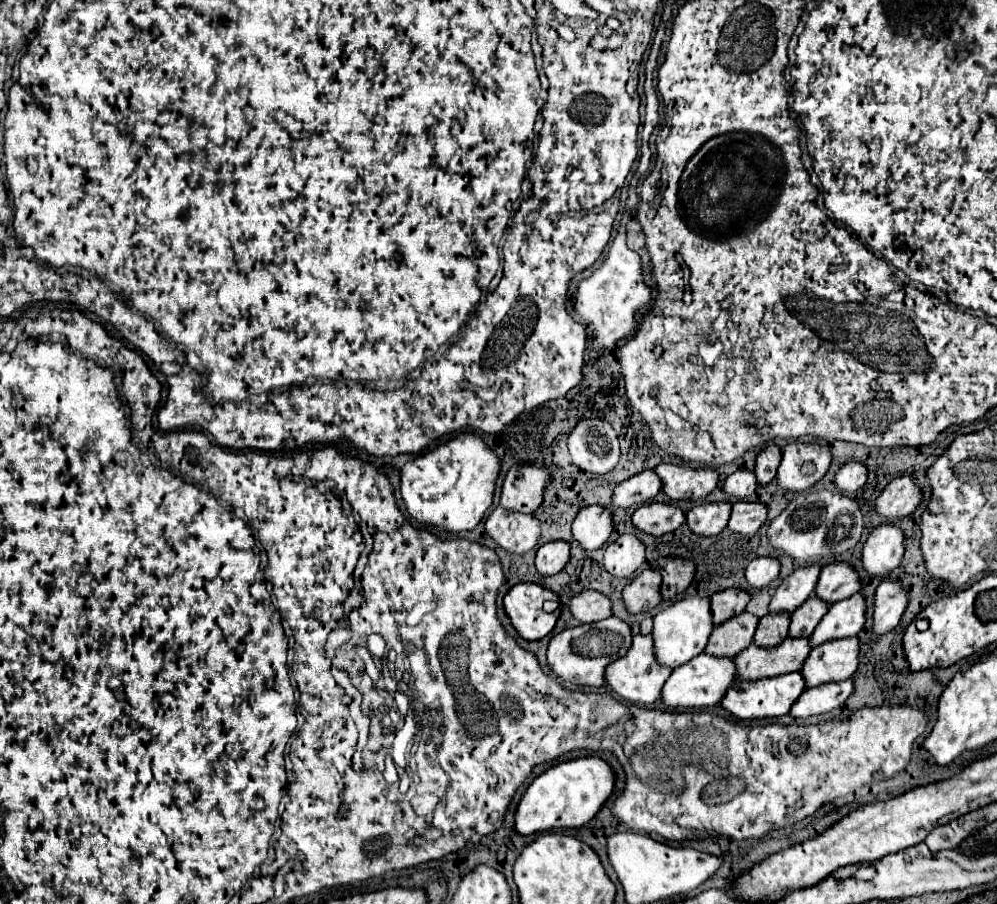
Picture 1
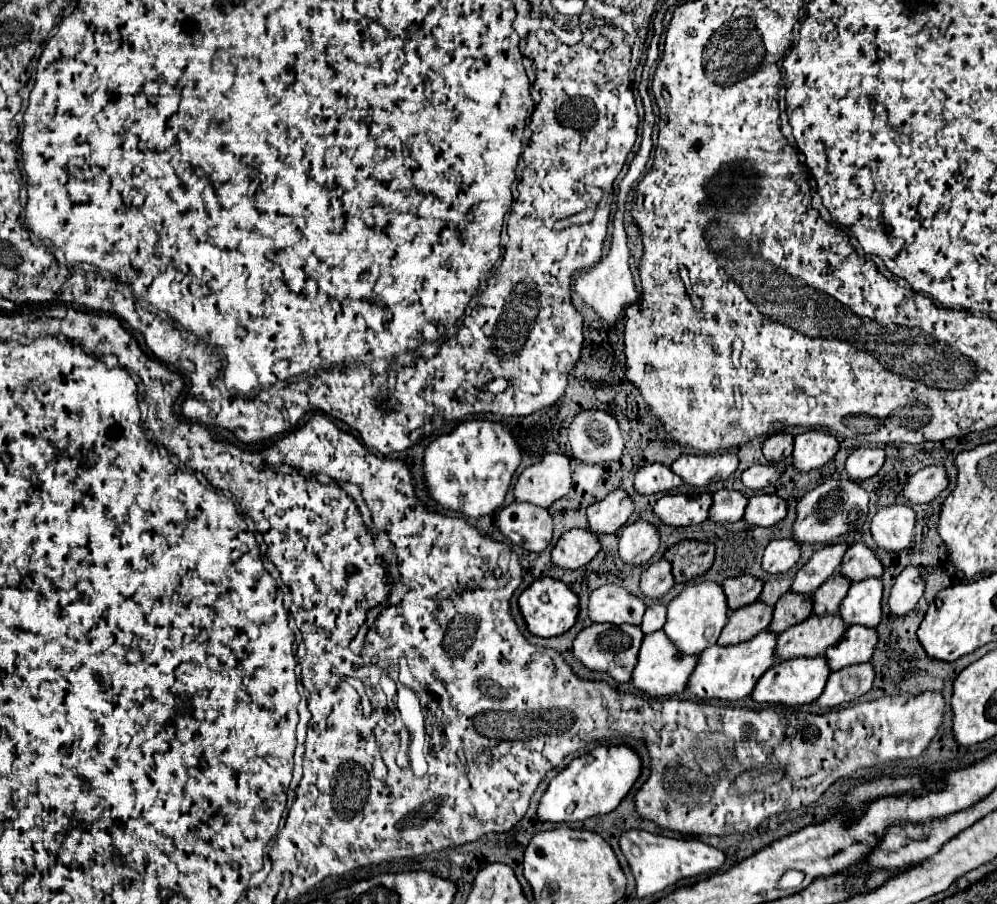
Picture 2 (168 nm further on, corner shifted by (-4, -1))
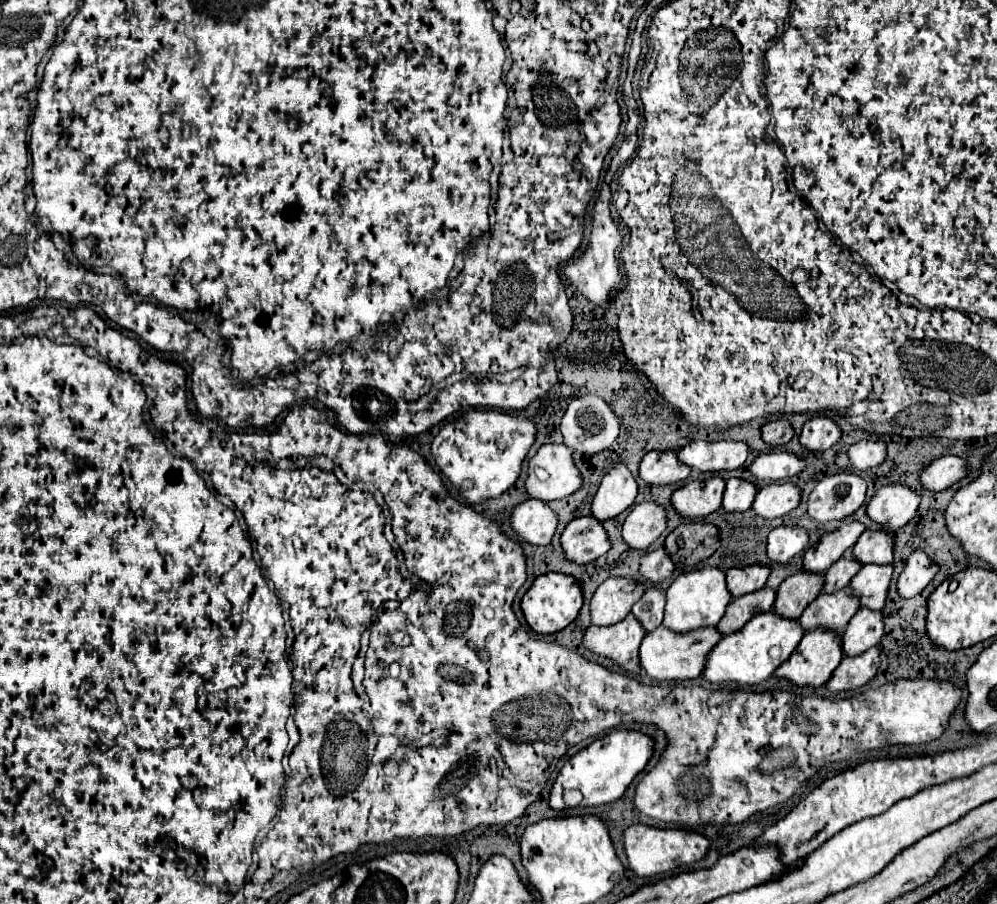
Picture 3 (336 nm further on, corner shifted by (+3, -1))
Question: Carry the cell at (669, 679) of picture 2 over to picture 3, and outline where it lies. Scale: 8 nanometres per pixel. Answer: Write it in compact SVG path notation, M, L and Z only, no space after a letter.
M658 626L654 632L648 632L640 644L640 666L654 682L686 682L694 680L702 672L702 660L706 652L720 640L716 628L702 628L702 632L692 632L690 636L674 636L664 626Z

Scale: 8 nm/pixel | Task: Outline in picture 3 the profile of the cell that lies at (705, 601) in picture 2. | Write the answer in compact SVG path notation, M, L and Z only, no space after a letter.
M702 568L680 574L666 590L664 626L676 634L688 634L706 626L716 626L722 620L730 600L732 596L726 590L726 578L720 568Z

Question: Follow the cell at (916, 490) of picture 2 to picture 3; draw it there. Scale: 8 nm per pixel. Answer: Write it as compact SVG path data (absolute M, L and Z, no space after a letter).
M942 456L920 472L920 482L924 490L940 492L956 484L964 476L966 476L966 466L960 456Z

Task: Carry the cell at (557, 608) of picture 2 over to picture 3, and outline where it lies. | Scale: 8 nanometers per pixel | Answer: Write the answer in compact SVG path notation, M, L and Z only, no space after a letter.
M556 572L542 574L532 582L532 586L524 594L520 606L522 606L528 626L536 634L556 634L560 630L564 630L572 620L576 620L580 606L582 606L582 590L572 576L556 574Z

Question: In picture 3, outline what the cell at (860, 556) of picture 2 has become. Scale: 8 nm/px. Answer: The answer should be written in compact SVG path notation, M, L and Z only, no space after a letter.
M866 530L852 548L852 556L860 564L892 564L892 548L894 542L886 532L870 532Z

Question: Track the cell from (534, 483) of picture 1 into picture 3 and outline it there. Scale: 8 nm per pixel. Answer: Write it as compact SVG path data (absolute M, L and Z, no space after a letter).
M544 444L528 462L524 486L530 498L546 504L576 492L582 486L582 478L574 466L570 448L564 444Z

